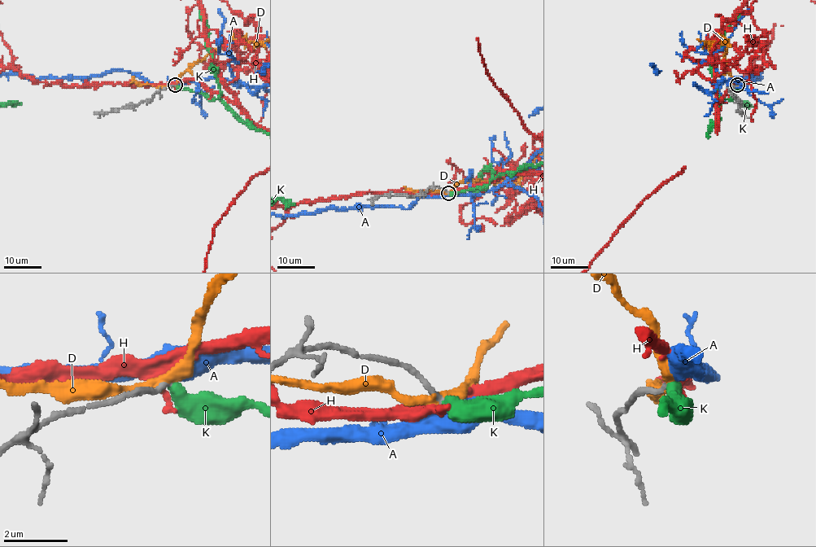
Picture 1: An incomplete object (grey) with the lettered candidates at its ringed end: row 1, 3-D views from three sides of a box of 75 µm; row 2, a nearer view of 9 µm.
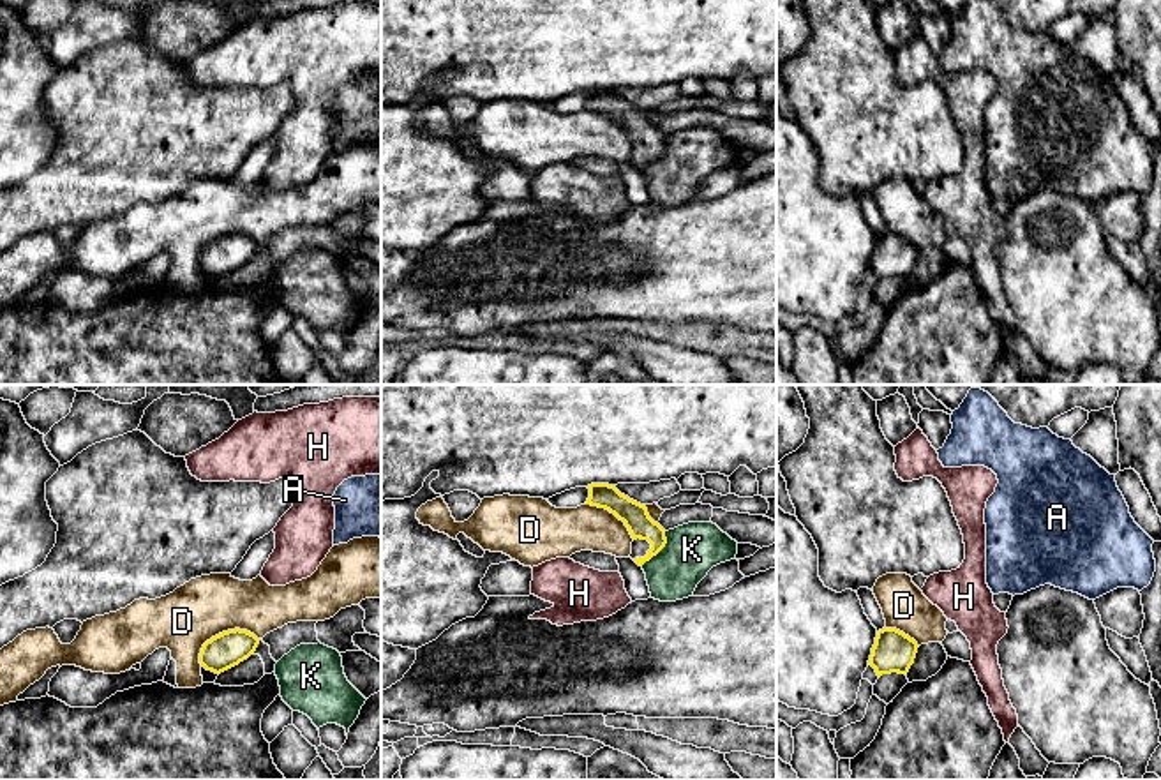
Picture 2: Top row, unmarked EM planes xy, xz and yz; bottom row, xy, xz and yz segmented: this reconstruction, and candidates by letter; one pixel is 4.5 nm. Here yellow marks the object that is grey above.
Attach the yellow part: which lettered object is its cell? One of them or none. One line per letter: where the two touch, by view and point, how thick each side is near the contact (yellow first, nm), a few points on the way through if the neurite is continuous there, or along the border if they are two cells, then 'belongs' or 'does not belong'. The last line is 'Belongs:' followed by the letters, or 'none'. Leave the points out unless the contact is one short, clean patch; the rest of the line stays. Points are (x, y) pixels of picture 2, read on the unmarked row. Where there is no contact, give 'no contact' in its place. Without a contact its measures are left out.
A: no contact; belongs
D: meets yellow in xy at (223, 237); 160 nm thick on the yellow side, 280 nm on the other; does not belong
H: no contact; does not belong
K: meets yellow in xz at (659, 156); 120 nm thick on the yellow side, 240 nm on the other; border along xz (666, 136), (666, 149), (641, 170); does not belong
Belongs: A

